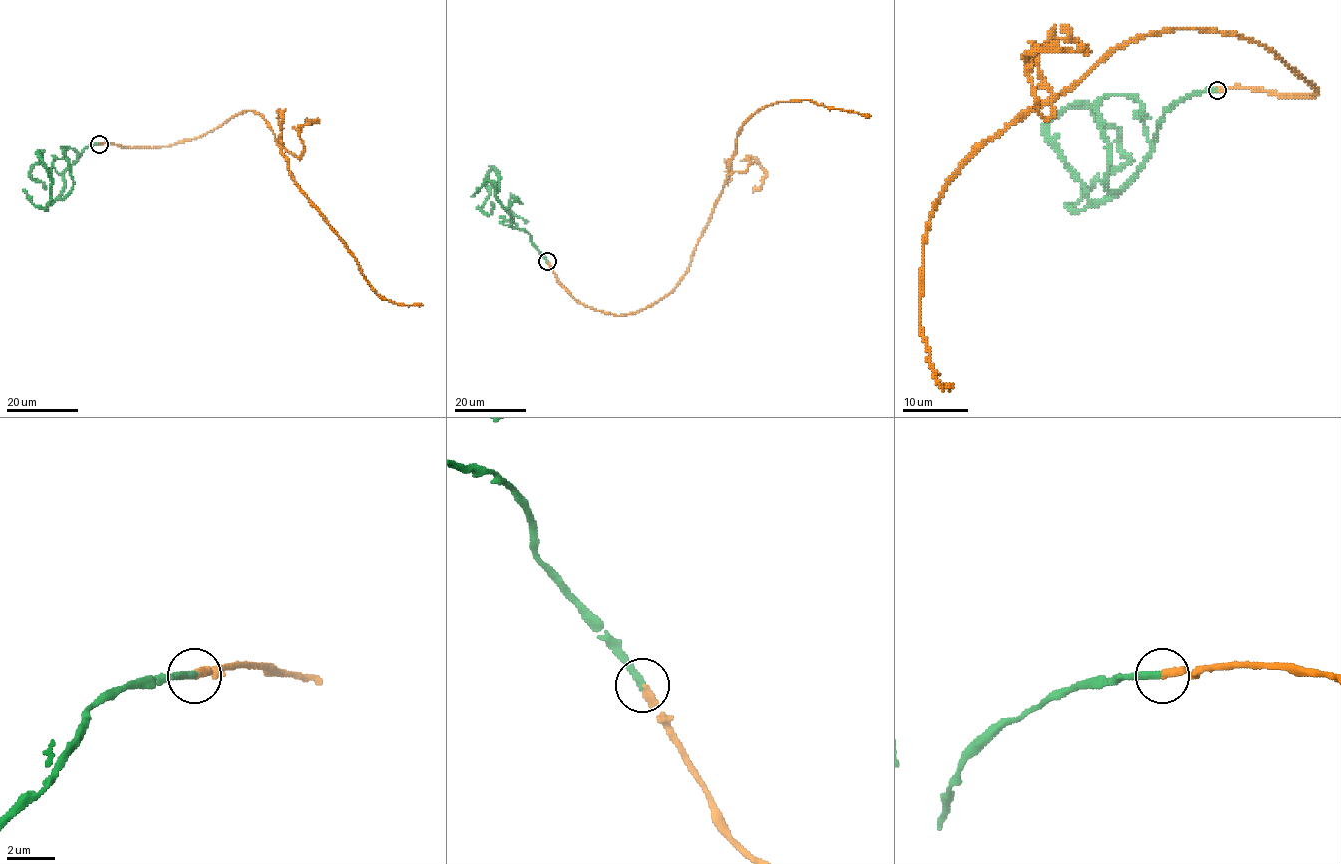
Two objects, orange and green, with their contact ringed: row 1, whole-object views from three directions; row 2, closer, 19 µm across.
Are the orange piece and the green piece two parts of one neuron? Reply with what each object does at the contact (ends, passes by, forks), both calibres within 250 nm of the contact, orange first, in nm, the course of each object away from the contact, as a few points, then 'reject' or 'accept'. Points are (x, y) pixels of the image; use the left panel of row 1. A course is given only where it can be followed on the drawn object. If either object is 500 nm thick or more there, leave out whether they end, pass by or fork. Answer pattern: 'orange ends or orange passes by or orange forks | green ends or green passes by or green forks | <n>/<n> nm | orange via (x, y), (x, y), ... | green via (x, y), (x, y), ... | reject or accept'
orange ends | green ends | 320/320 nm | orange via (99, 144), (175, 145), (255, 112), (293, 180), (369, 285), (395, 303), (422, 305) | green via (99, 144), (83, 149), (48, 205), (51, 173), (37, 153), (30, 175), (44, 188) | accept

